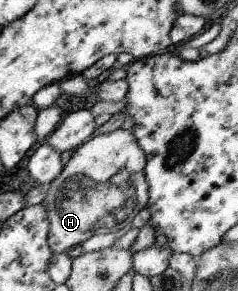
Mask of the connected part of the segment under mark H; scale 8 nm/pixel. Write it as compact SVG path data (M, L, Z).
M121 127L116 131L96 135L72 153L68 163L63 164L62 171L52 180L48 195L43 205L48 211L49 236L48 245L53 253L64 253L70 248L90 239L97 233L117 232L128 227L139 211L147 206L149 185L145 176L146 155L138 147L136 137Z

